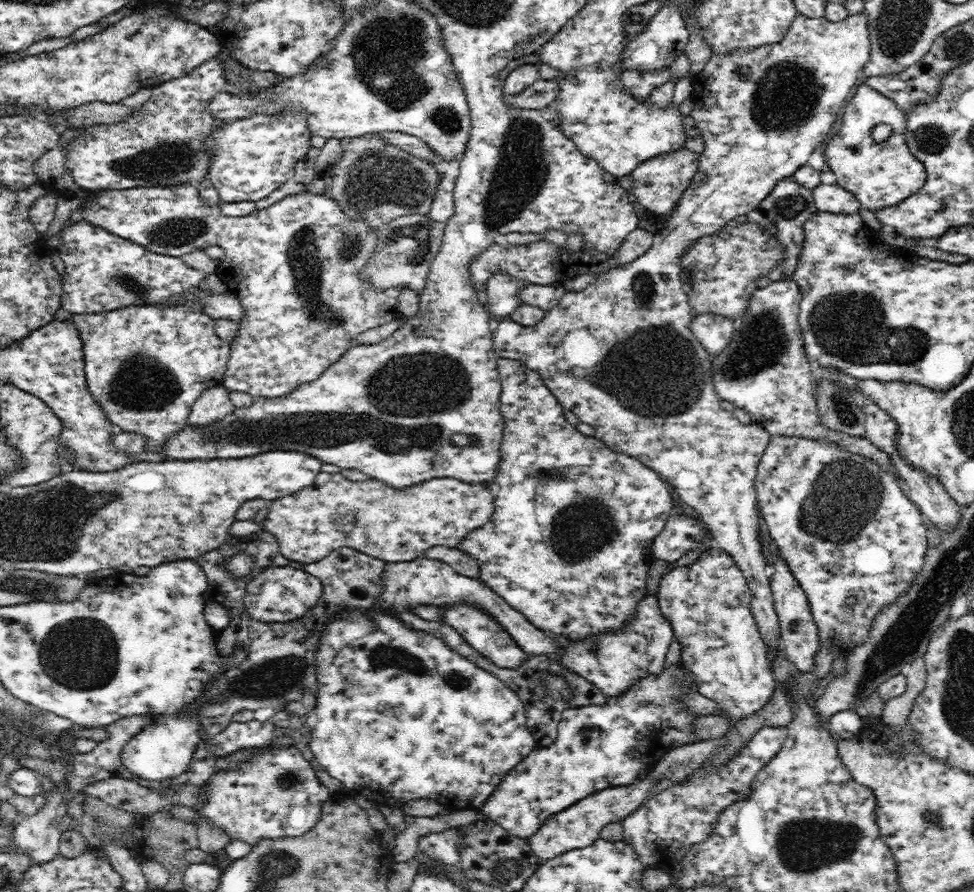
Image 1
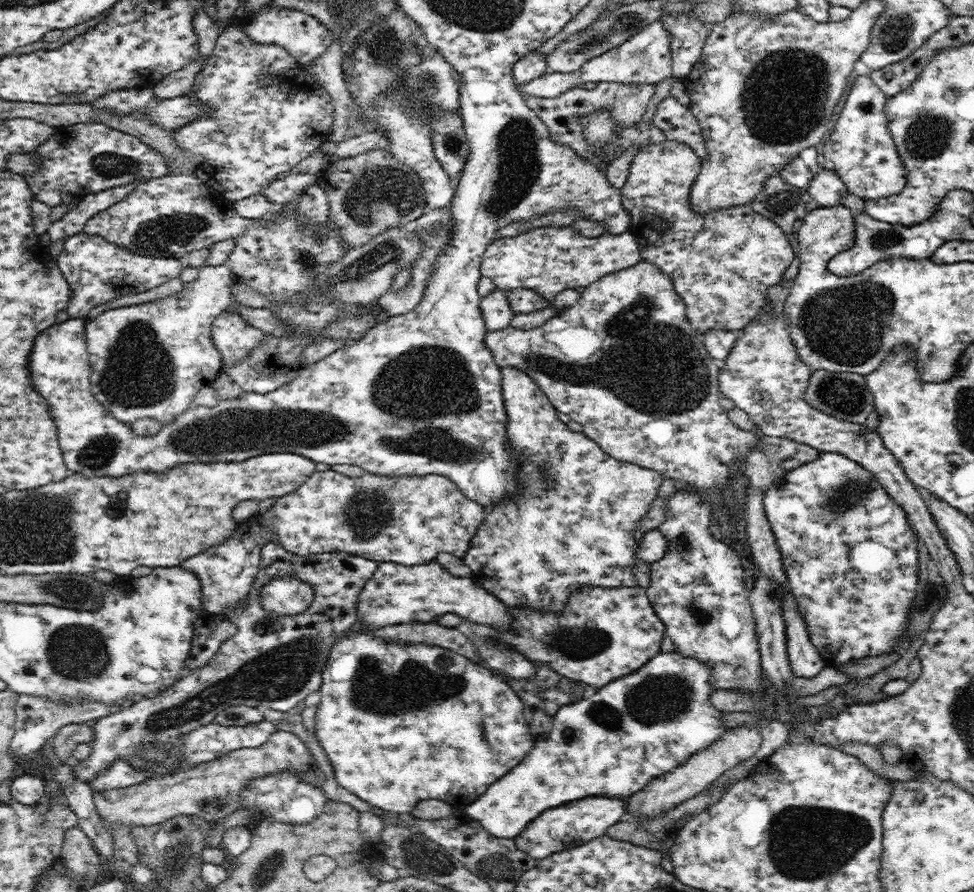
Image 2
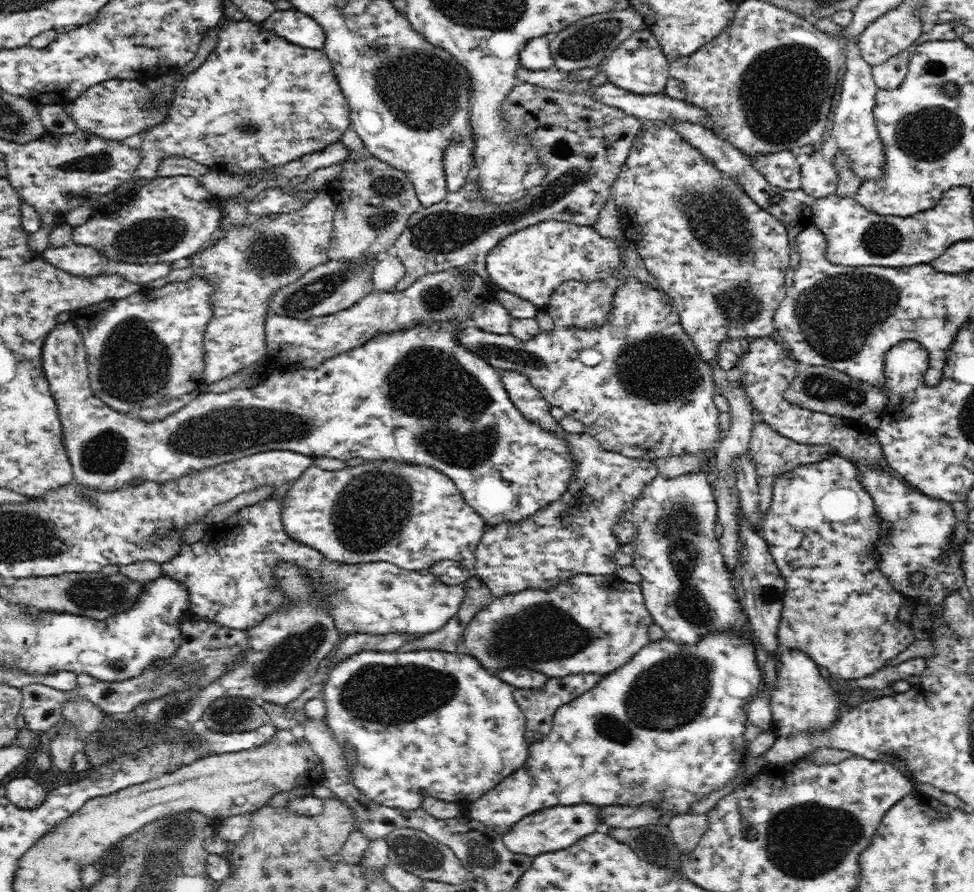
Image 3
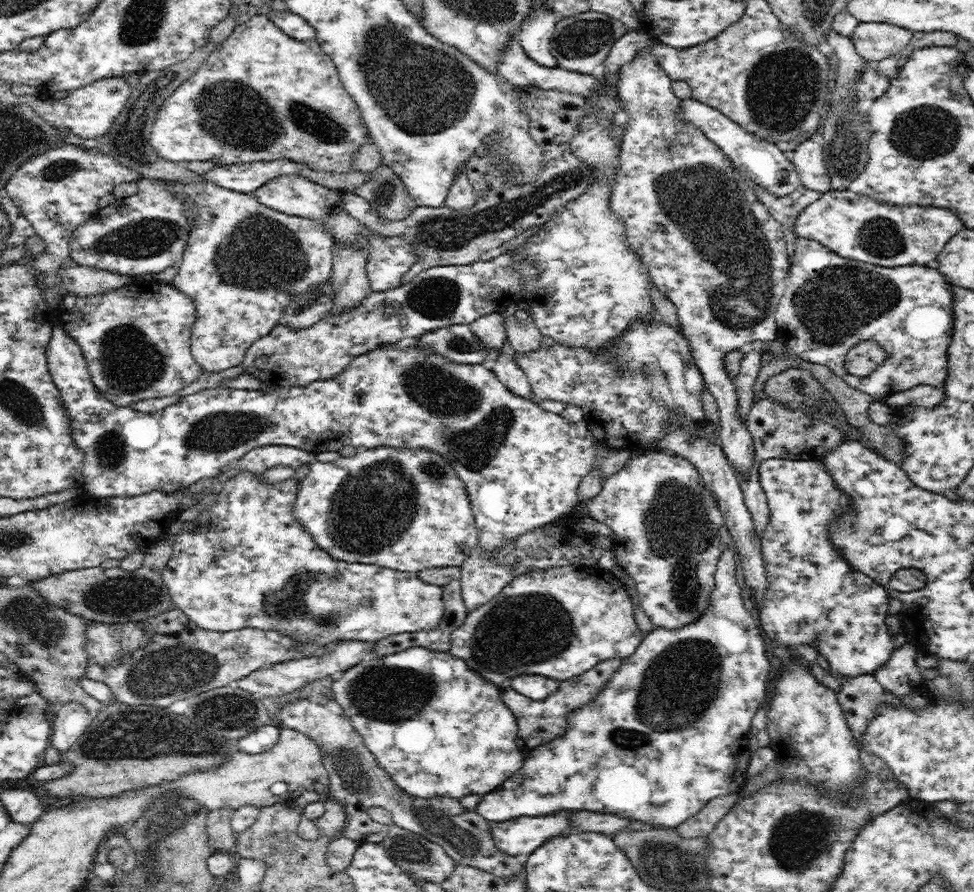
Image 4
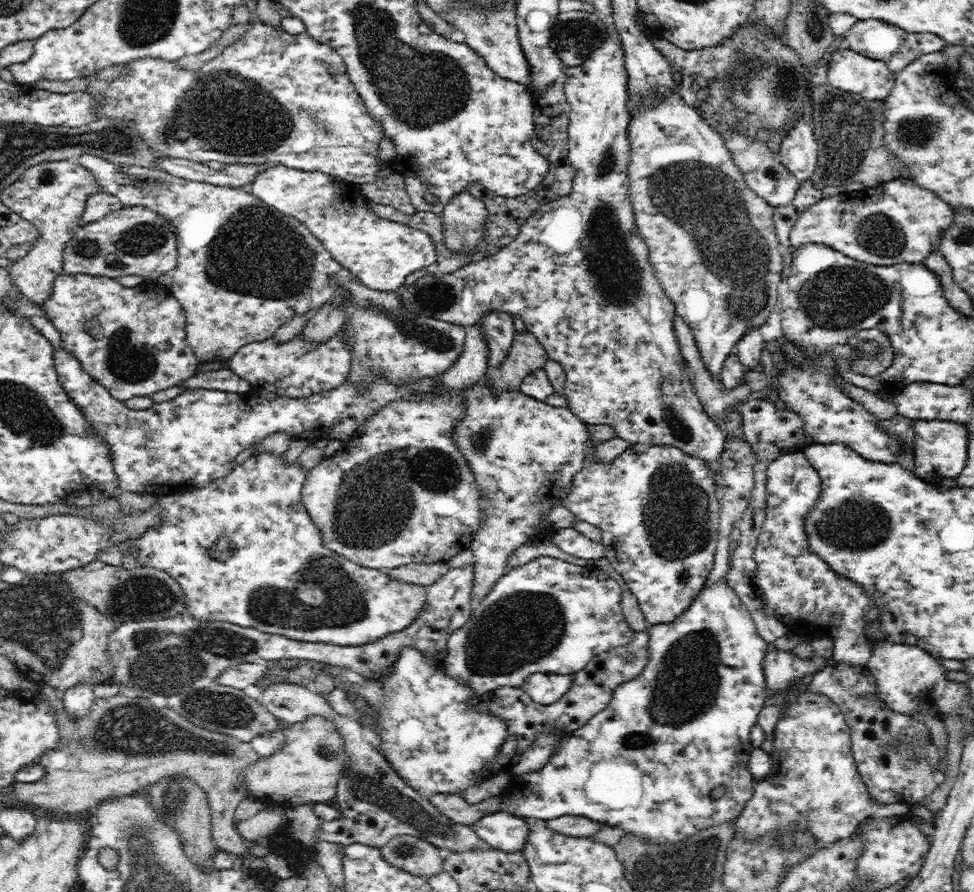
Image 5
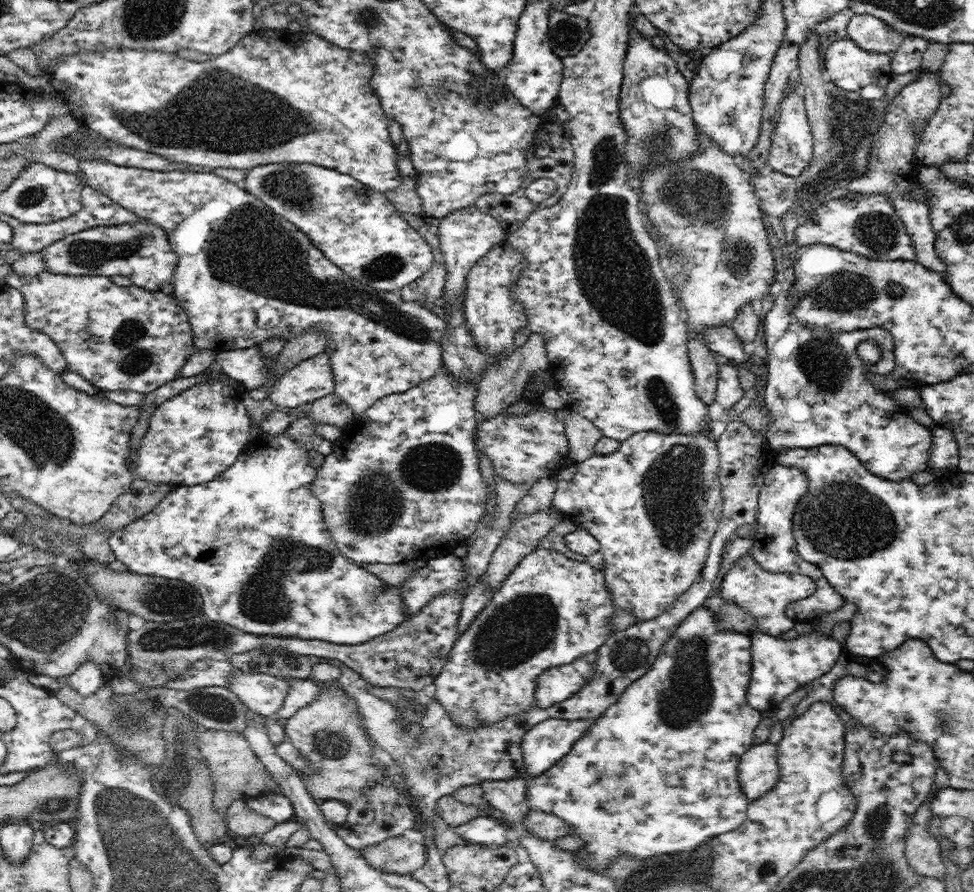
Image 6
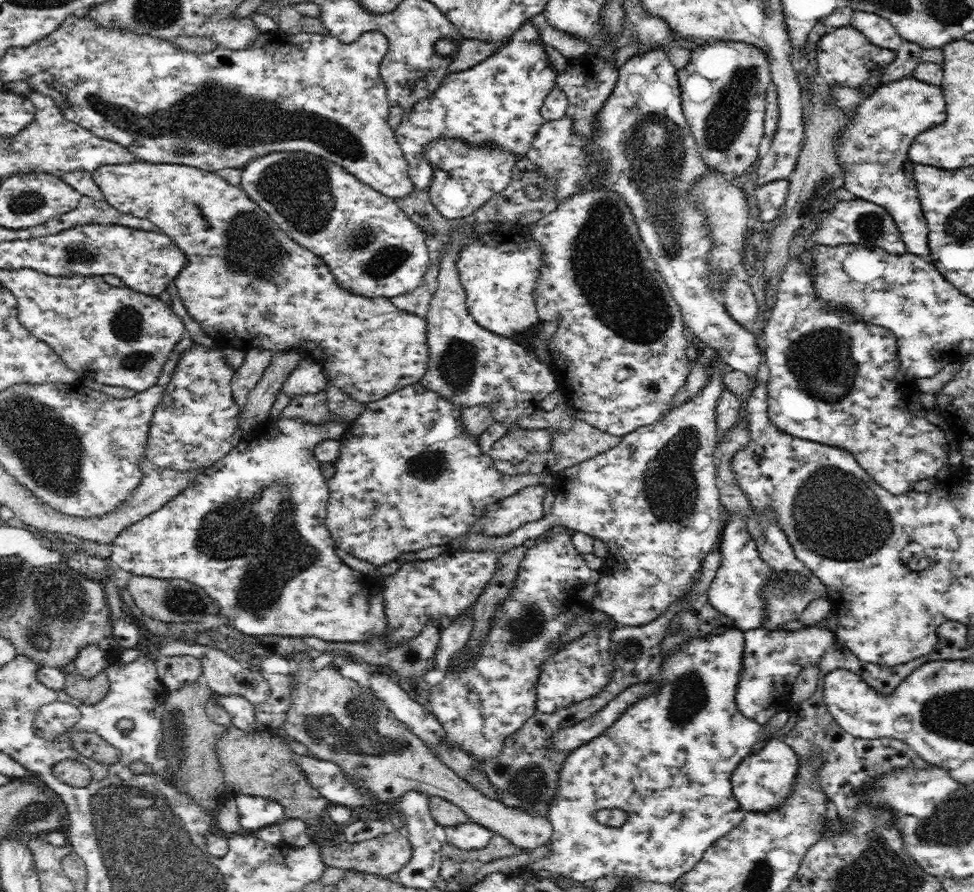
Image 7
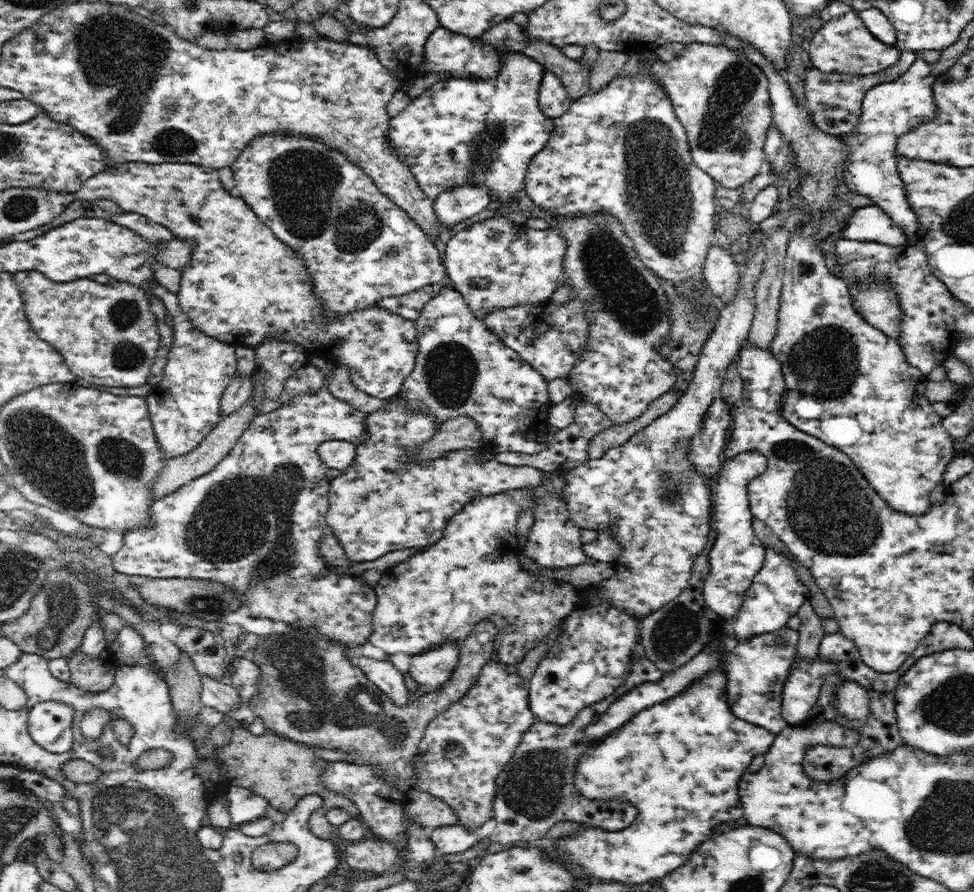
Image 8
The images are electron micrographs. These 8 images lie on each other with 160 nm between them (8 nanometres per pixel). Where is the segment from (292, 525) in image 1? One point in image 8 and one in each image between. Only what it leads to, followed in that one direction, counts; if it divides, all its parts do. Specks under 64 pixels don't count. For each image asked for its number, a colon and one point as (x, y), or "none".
2: (406, 519)
3: (411, 515)
4: (406, 509)
5: (399, 490)
6: (402, 484)
7: (408, 476)
8: (382, 502)

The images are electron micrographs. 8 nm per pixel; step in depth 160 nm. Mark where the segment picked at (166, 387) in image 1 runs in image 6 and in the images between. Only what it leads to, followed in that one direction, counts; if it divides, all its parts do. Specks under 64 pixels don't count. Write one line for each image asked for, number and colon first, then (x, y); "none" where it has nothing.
2: (150, 360)
3: (145, 349)
4: (136, 341)
5: (132, 341)
6: (119, 338)

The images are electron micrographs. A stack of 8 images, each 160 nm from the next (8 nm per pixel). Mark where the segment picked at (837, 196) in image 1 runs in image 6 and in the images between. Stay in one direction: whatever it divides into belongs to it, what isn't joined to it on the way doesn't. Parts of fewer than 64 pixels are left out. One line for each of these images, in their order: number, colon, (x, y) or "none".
2: (827, 189)
3: (819, 178)
4: (808, 161)
5: (798, 152)
6: (791, 151)

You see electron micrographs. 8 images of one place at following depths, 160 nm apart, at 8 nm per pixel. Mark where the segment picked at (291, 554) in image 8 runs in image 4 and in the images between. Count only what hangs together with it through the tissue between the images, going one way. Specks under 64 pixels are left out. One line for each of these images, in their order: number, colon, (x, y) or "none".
4: (247, 562)
5: (244, 549)
6: (256, 531)
7: (250, 530)

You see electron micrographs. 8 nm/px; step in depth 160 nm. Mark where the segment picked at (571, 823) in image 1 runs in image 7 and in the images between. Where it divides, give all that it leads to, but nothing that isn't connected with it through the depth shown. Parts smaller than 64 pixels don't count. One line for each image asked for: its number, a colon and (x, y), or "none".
2: (566, 826)
3: (548, 830)
4: (520, 836)
5: (501, 830)
6: (483, 830)
7: (471, 835)

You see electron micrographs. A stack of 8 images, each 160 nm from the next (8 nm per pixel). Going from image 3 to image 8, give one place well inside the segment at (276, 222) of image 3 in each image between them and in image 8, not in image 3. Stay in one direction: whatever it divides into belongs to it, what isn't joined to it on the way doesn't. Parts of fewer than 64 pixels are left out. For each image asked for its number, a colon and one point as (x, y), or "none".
4: (242, 262)
5: (244, 268)
6: (245, 274)
7: (246, 282)
8: (242, 284)

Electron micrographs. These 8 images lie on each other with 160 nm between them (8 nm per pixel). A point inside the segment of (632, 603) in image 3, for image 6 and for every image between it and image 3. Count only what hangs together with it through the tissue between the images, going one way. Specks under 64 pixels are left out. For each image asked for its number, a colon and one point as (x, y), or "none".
4: (558, 623)
5: (549, 616)
6: (550, 611)

